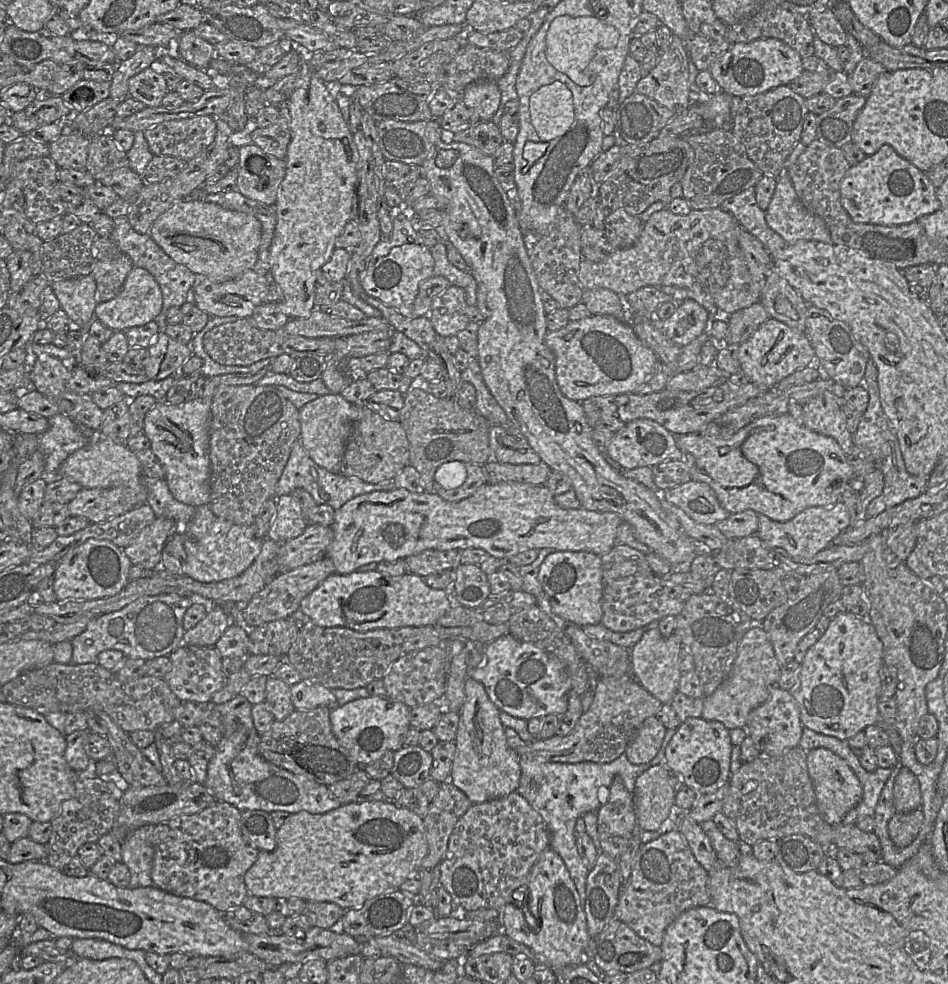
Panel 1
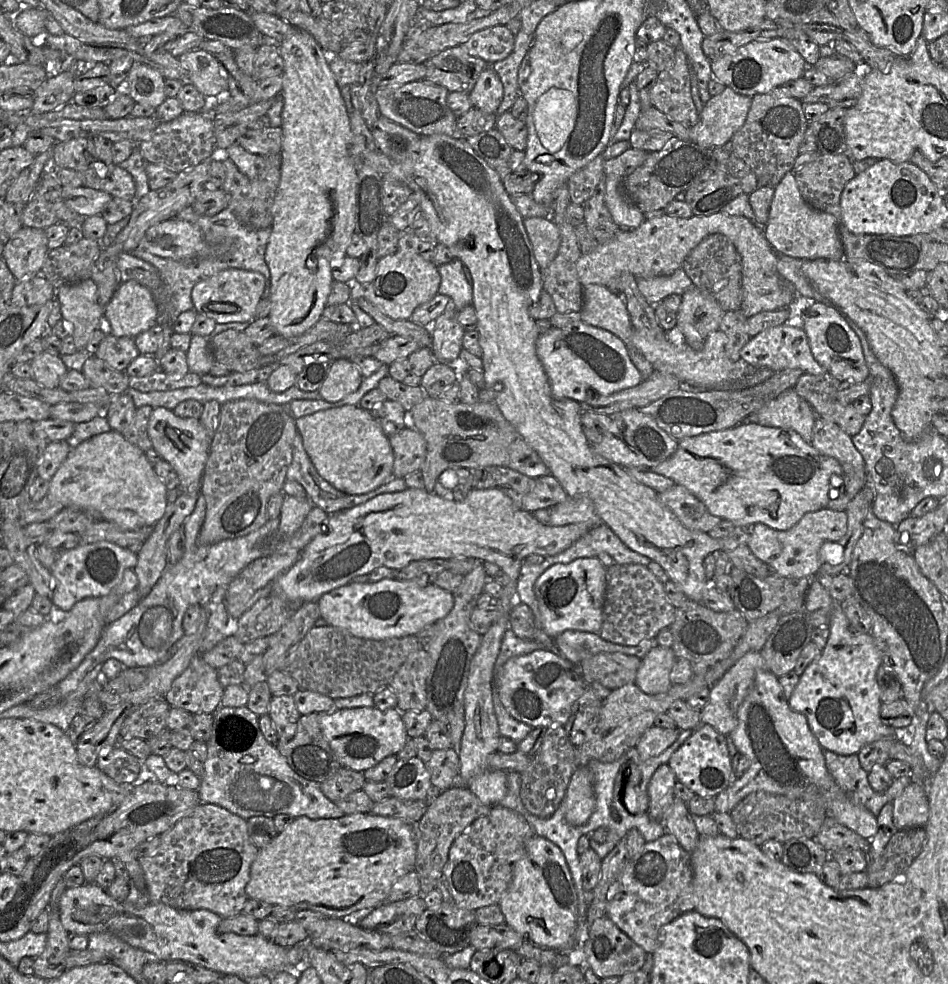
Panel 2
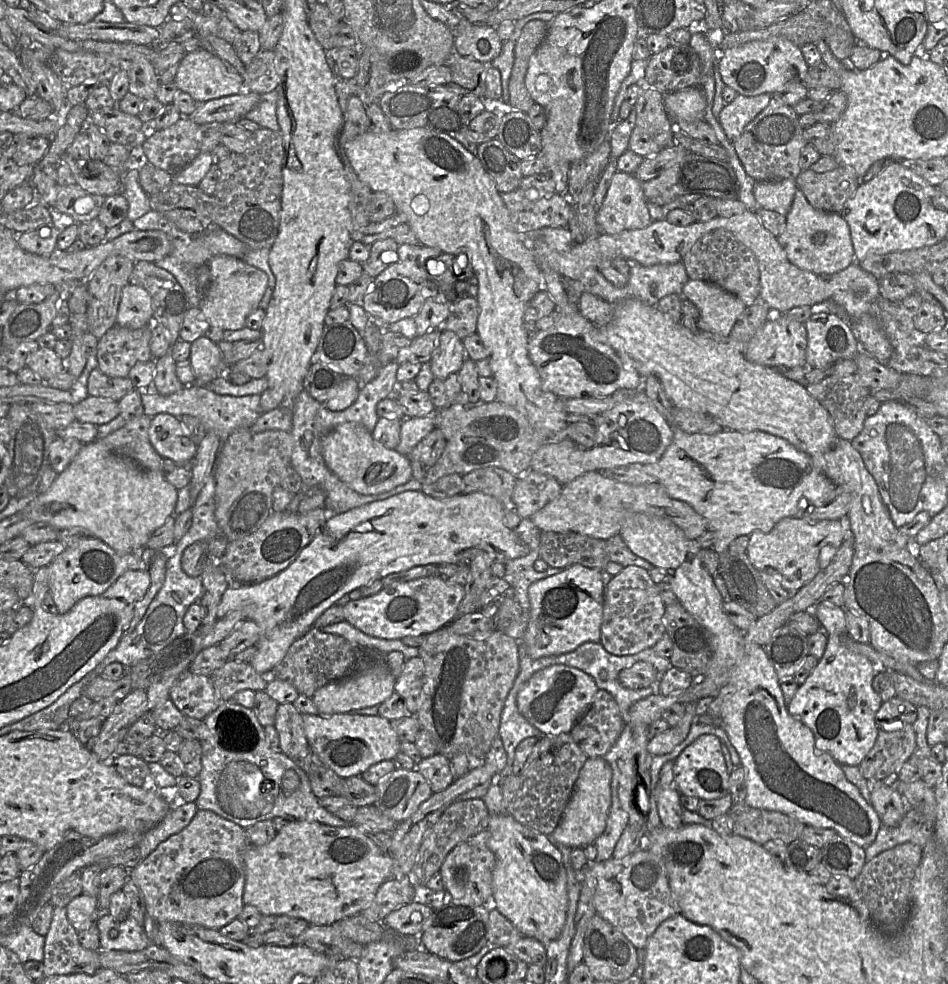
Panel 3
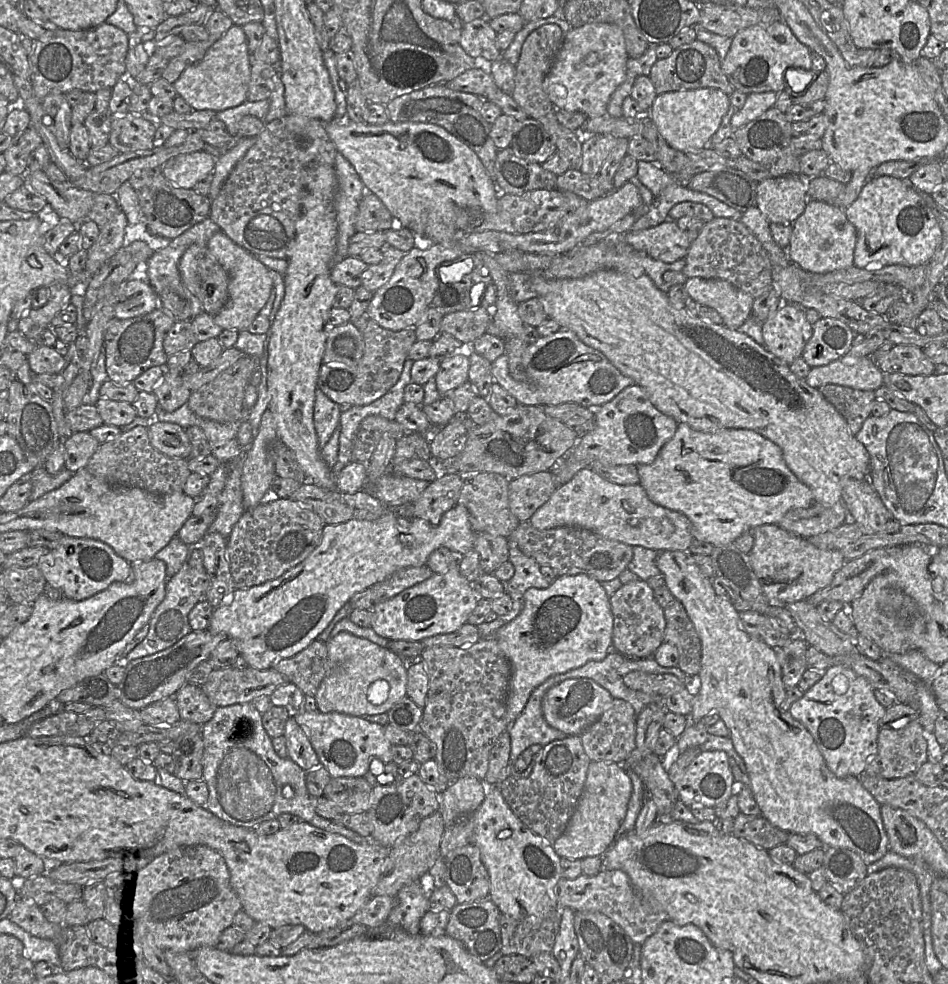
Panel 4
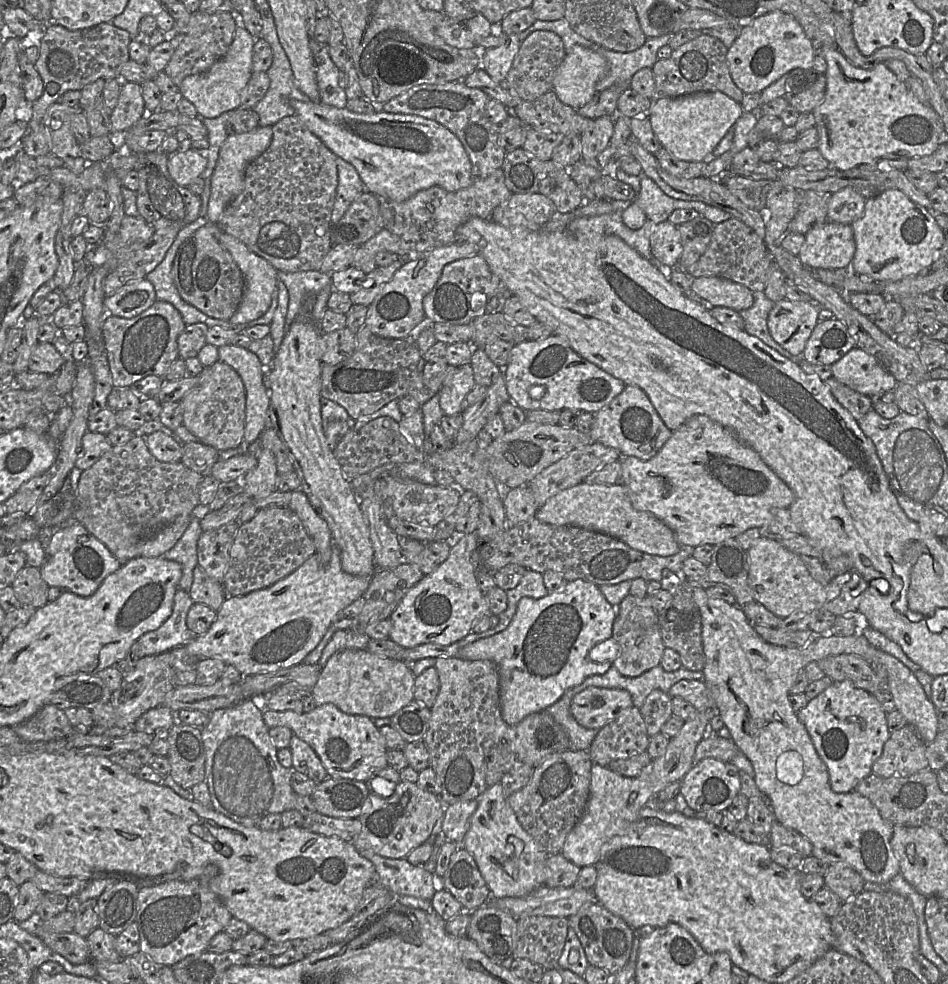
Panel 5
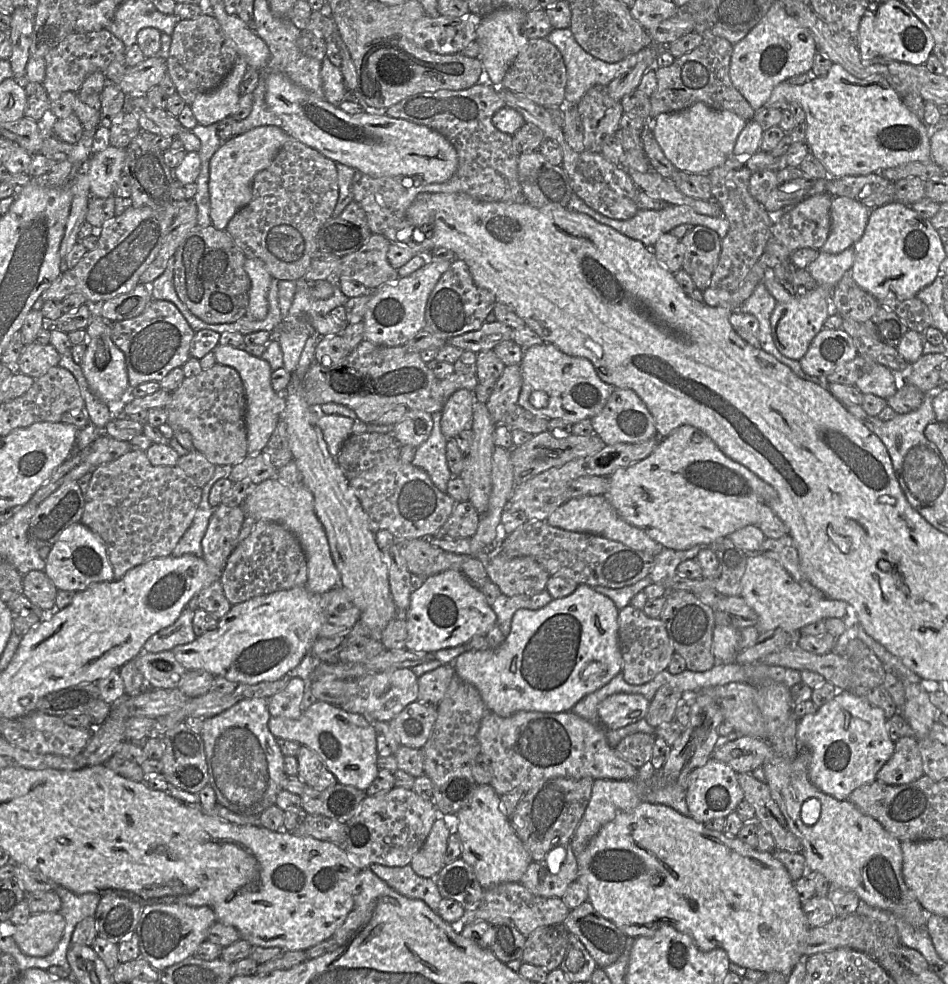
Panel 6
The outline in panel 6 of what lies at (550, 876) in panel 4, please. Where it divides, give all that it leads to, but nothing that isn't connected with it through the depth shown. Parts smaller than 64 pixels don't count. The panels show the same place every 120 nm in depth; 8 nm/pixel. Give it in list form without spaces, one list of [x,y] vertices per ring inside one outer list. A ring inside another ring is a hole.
[[[477,785],[470,802],[457,812],[461,857],[474,870],[486,890],[506,882],[518,882],[533,861],[501,806],[501,797],[490,785]]]

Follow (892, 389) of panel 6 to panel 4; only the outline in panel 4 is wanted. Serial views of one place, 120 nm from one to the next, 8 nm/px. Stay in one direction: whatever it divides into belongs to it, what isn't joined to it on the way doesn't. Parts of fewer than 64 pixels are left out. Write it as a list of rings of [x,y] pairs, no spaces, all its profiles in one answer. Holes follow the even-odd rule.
[[[845,354],[827,365],[812,367],[805,381],[813,388],[836,384],[863,391],[876,391],[884,386],[884,377],[885,374],[872,357],[854,358]]]

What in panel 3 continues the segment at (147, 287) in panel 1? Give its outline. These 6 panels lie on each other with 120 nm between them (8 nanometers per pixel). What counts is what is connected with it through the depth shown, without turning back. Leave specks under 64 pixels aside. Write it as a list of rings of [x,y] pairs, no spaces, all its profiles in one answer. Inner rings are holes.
[[[127,284],[122,289],[116,324],[129,329],[139,329],[153,320],[153,303],[142,287]]]

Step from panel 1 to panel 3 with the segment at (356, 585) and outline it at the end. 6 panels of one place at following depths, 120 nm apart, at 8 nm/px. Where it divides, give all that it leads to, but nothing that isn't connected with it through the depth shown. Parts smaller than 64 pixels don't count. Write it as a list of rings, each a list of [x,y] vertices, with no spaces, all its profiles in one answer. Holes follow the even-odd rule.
[[[438,575],[391,584],[375,595],[349,601],[343,609],[345,621],[363,633],[382,639],[401,640],[407,636],[428,635],[451,624],[458,615],[458,608],[464,595],[464,586],[448,583],[444,577]]]

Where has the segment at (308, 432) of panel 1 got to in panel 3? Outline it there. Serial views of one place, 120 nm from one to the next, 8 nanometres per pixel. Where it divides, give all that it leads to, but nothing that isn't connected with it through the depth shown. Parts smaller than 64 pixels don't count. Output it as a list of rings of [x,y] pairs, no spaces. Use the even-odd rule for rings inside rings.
[[[355,422],[340,424],[325,434],[321,438],[321,453],[329,470],[360,494],[380,494],[412,479],[411,460],[376,441],[371,432]]]

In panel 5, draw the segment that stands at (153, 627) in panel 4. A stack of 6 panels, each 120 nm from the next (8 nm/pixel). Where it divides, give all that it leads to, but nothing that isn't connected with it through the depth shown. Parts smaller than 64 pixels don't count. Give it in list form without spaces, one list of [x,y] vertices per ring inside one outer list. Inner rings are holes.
[[[178,588],[169,618],[159,628],[146,632],[138,639],[139,657],[161,654],[193,641],[198,635],[186,624],[188,611],[193,604],[190,594]]]

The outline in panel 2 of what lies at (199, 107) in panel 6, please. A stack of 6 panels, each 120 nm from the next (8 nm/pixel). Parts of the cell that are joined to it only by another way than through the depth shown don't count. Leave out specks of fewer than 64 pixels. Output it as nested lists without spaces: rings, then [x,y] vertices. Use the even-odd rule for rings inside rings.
[[[200,48],[178,57],[188,73],[188,81],[205,97],[228,90],[228,72],[211,53]]]

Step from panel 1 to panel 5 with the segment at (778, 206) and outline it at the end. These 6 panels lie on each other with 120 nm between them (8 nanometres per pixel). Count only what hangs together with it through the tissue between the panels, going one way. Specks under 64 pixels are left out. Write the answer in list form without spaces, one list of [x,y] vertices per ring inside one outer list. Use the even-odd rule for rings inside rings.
[[[826,220],[814,225],[805,235],[797,255],[808,268],[840,269],[851,267],[856,243],[849,224]]]

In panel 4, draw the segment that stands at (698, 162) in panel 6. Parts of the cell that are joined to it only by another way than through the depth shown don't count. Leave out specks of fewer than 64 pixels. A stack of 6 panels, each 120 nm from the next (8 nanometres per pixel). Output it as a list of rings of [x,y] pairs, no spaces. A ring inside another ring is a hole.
[[[699,88],[658,94],[648,110],[650,119],[668,144],[684,153],[705,148],[730,107],[729,96],[716,88]]]

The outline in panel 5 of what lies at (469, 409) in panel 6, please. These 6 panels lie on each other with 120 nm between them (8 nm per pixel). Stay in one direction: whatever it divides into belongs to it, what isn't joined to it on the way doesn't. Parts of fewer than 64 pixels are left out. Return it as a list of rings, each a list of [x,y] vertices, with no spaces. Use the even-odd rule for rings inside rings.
[[[470,364],[457,367],[456,371],[444,381],[439,392],[440,408],[443,414],[462,413],[464,400],[474,384],[475,380]]]

